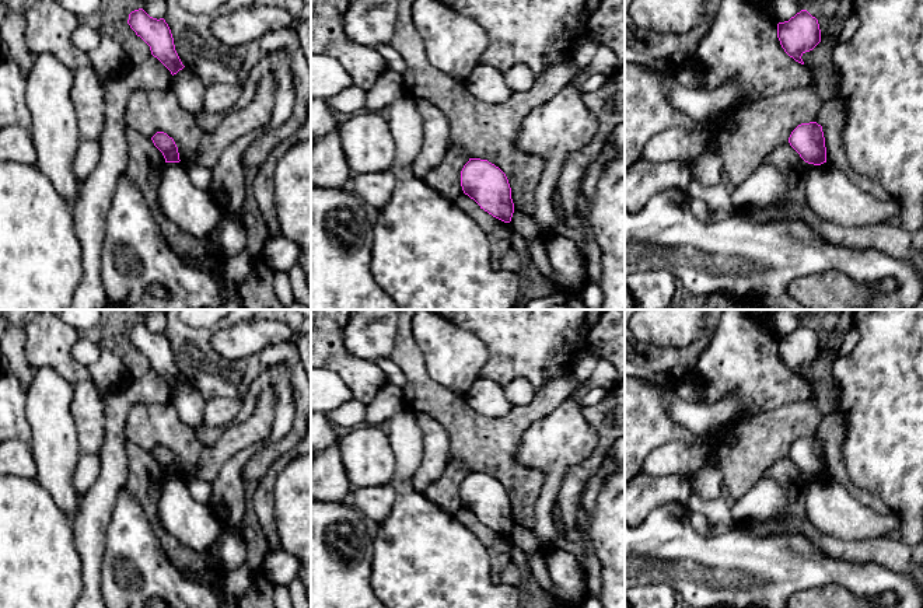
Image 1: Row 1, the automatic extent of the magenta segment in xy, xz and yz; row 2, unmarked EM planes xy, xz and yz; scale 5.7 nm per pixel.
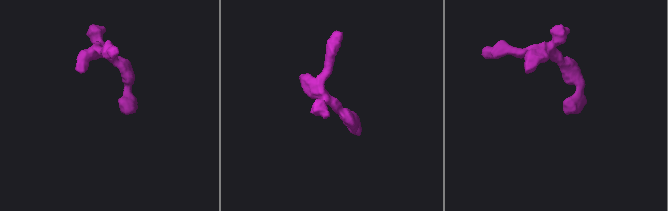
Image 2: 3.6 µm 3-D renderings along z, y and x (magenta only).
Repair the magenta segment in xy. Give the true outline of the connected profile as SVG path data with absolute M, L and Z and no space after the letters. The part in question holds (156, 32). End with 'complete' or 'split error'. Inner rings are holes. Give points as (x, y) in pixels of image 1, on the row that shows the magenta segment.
M143 8L129 14L127 24L140 36L171 74L176 74L185 66L182 64L174 45L171 29L164 18L153 18Z; complete

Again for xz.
M469 158L461 171L461 186L480 209L510 223L514 213L511 188L506 174L487 160Z; complete

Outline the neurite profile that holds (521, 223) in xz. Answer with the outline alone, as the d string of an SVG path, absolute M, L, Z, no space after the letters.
M514 210L510 227L511 231L518 233L527 242L542 238L539 226L532 220L532 217L518 210Z

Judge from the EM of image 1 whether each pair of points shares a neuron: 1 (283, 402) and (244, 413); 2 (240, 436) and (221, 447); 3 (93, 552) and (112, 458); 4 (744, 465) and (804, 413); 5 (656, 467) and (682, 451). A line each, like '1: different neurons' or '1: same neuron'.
1: same neuron
2: same neuron
3: same neuron
4: same neuron
5: same neuron

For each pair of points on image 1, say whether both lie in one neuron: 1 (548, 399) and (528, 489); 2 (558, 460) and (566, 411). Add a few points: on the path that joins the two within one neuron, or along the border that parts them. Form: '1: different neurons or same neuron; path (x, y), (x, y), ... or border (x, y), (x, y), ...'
1: same neuron; path (524, 419), (509, 434), (509, 465)
2: same neuron; path (558, 447), (566, 423)

